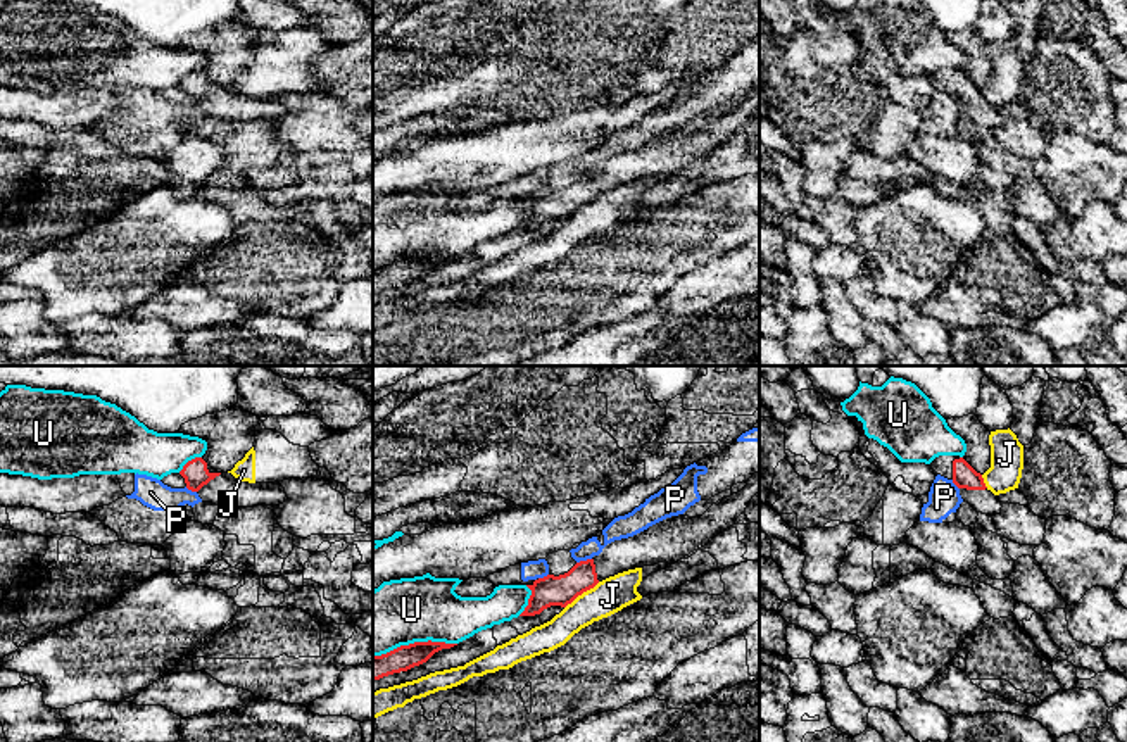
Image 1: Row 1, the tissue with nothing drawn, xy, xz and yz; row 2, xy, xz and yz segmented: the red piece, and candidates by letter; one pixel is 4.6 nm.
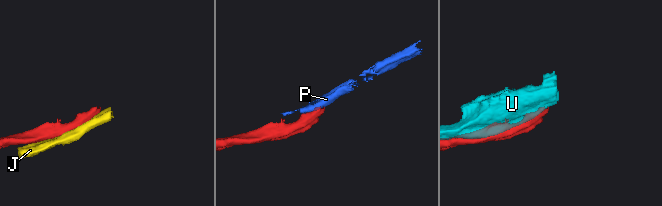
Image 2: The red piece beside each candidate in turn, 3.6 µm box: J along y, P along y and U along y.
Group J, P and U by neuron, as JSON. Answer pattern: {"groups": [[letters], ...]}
{"groups": [["J"], ["P"], ["U"]]}

